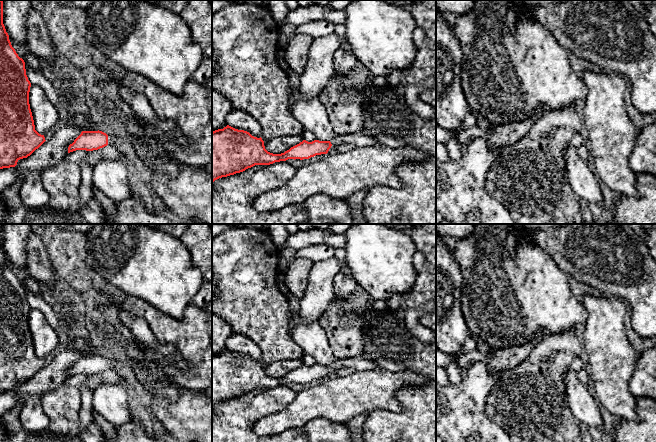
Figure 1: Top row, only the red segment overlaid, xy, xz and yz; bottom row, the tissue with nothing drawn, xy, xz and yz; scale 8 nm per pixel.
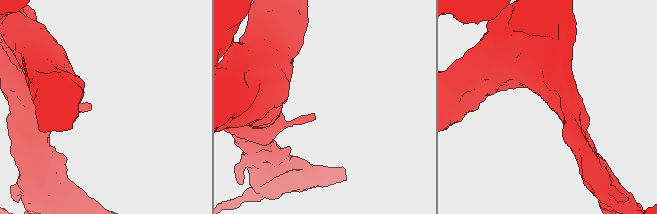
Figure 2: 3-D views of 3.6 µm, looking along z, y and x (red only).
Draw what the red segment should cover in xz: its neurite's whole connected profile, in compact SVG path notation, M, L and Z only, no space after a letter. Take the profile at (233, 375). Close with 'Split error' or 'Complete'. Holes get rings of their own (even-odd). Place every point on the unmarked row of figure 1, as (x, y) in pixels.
M229 349L212 356L212 406L245 395L255 389L270 389L288 383L309 383L327 378L332 369L353 368L356 371L377 369L374 362L366 358L336 359L331 365L303 364L281 378L265 373L262 362Z. Split error

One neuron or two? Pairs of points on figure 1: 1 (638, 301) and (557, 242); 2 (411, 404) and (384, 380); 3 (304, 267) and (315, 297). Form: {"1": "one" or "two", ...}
{"1": "one", "2": "two", "3": "two"}

